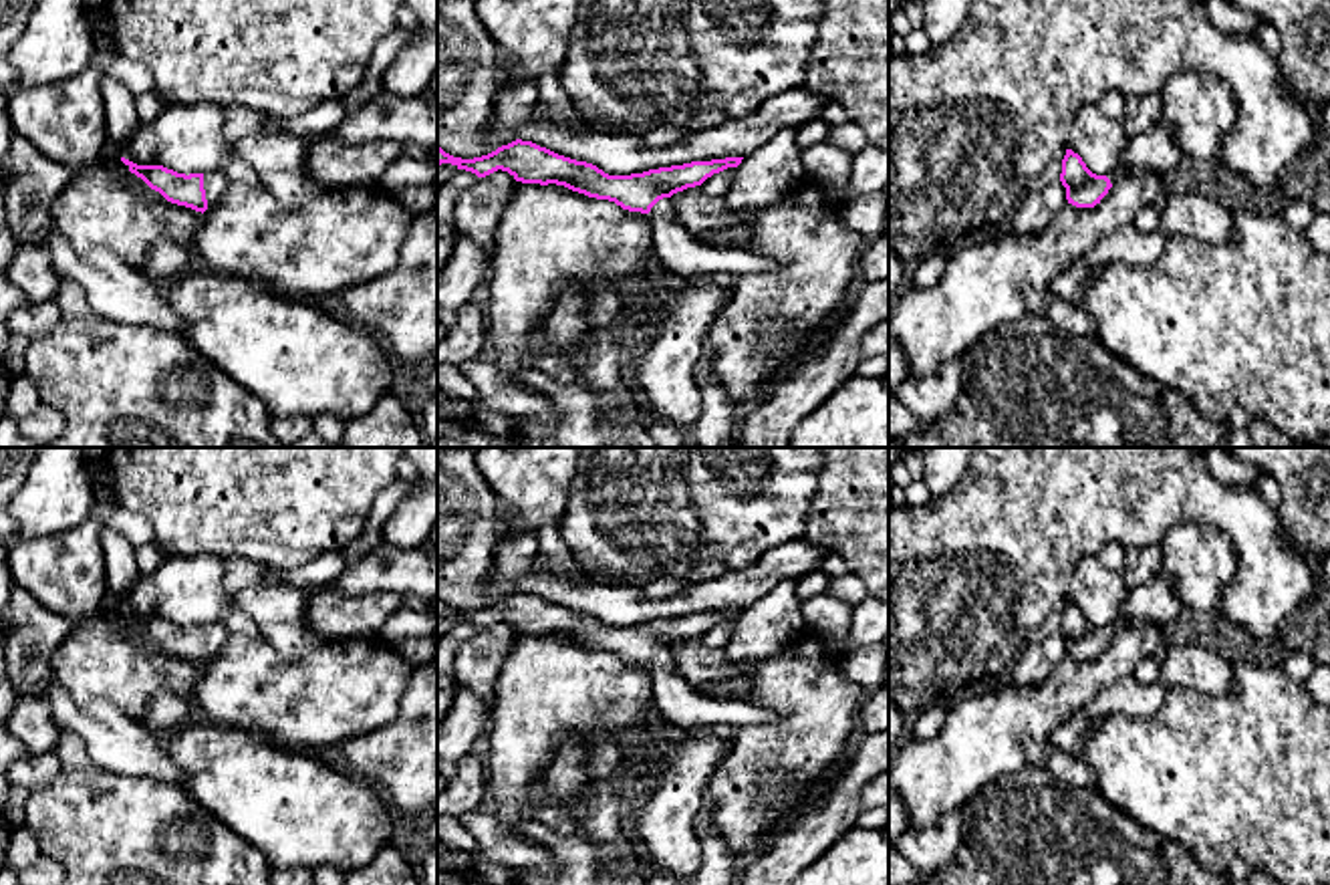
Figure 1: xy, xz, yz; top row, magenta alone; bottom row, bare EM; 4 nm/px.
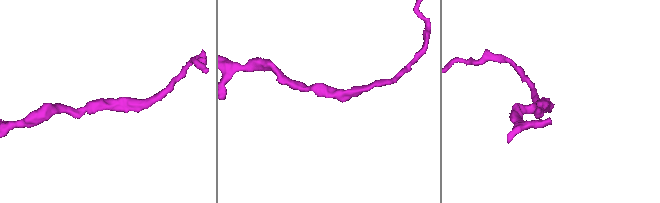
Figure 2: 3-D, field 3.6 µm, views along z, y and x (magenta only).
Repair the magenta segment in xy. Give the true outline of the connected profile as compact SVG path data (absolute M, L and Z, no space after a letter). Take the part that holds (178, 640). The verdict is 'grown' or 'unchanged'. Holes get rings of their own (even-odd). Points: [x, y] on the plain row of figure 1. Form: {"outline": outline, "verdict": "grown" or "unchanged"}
{"outline": "M121 609L121 613L129 619L131 625L141 629L167 653L191 659L202 665L214 657L232 635L220 621L185 627L163 617L137 617L125 609Z", "verdict": "grown"}

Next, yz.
{"outline": "M1066 601L1060 633L1066 639L1068 655L1076 659L1094 659L1126 623L1128 619L1120 617L1108 627L1096 627L1078 605Z", "verdict": "grown"}

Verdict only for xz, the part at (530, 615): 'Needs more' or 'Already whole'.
Needs more

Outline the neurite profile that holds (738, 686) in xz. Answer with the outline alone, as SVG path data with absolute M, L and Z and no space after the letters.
M734 677L725 683L711 685L709 689L699 689L699 693L709 698L744 698L752 689L748 677Z

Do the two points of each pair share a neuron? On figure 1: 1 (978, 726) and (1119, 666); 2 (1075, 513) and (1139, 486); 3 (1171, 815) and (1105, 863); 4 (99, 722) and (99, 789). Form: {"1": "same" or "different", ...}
{"1": "same", "2": "same", "3": "different", "4": "different"}

